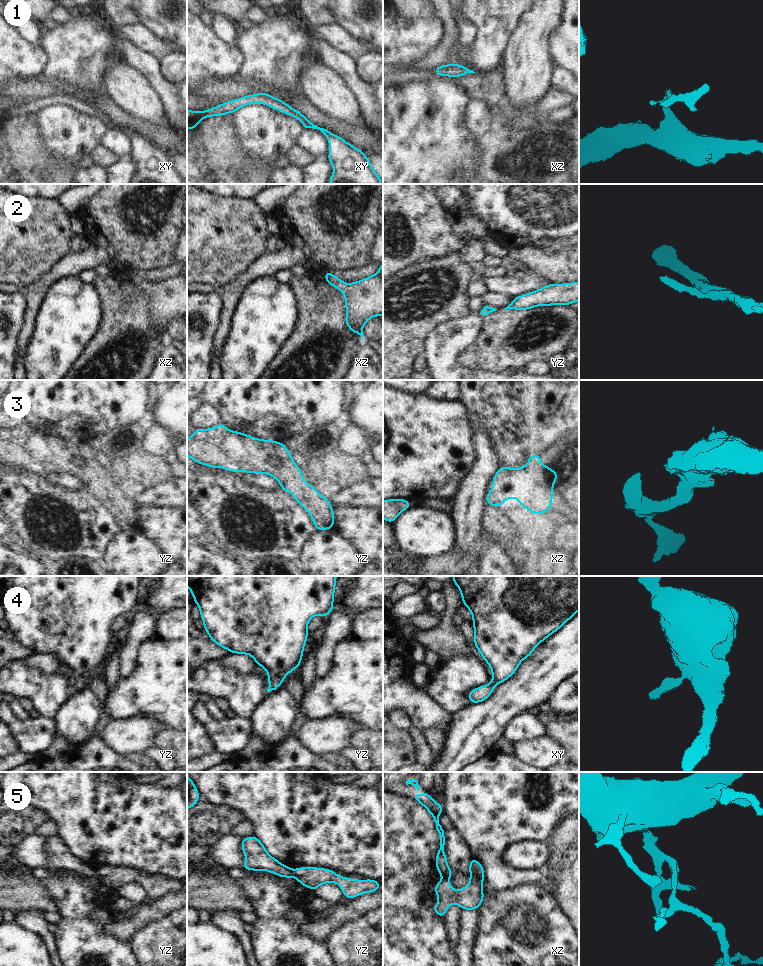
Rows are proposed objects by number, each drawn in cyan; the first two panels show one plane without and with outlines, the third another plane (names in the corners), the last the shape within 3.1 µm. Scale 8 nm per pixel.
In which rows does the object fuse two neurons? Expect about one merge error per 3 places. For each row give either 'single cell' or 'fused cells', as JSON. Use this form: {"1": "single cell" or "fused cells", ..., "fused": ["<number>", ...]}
{"1": "single cell", "2": "single cell", "3": "single cell", "4": "single cell", "5": "fused cells", "fused": ["5"]}

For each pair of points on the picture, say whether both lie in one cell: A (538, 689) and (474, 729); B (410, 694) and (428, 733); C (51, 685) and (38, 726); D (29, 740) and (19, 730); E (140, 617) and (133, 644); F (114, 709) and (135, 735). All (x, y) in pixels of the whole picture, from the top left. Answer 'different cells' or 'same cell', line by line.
A: same cell
B: different cells
C: different cells
D: same cell
E: same cell
F: different cells

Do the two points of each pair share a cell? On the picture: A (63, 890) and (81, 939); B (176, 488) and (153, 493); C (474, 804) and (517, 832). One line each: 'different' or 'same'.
A: same
B: same
C: same

